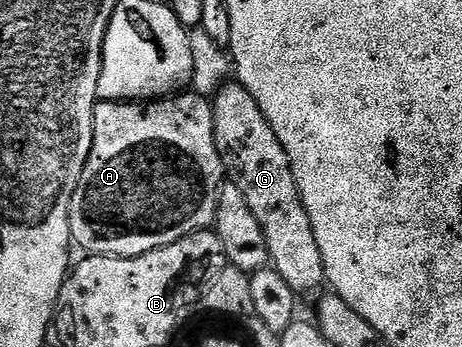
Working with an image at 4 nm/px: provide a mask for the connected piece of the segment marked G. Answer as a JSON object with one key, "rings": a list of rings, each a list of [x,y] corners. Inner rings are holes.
{"rings":[[[239,82],[223,84],[216,91],[211,106],[214,138],[220,160],[224,164],[224,171],[231,184],[238,186],[238,190],[242,190],[242,198],[246,198],[246,206],[254,210],[254,218],[258,218],[258,226],[262,226],[271,267],[275,268],[278,274],[282,274],[282,278],[286,278],[288,285],[297,294],[314,291],[319,284],[325,283],[322,250],[318,250],[318,241],[314,239],[314,226],[310,226],[310,218],[298,194],[298,186],[294,182],[294,174],[290,170],[290,162],[286,158],[286,150],[282,142],[278,142],[270,122],[266,122],[262,110],[258,110],[258,102],[250,98],[250,90],[243,88]]]}

